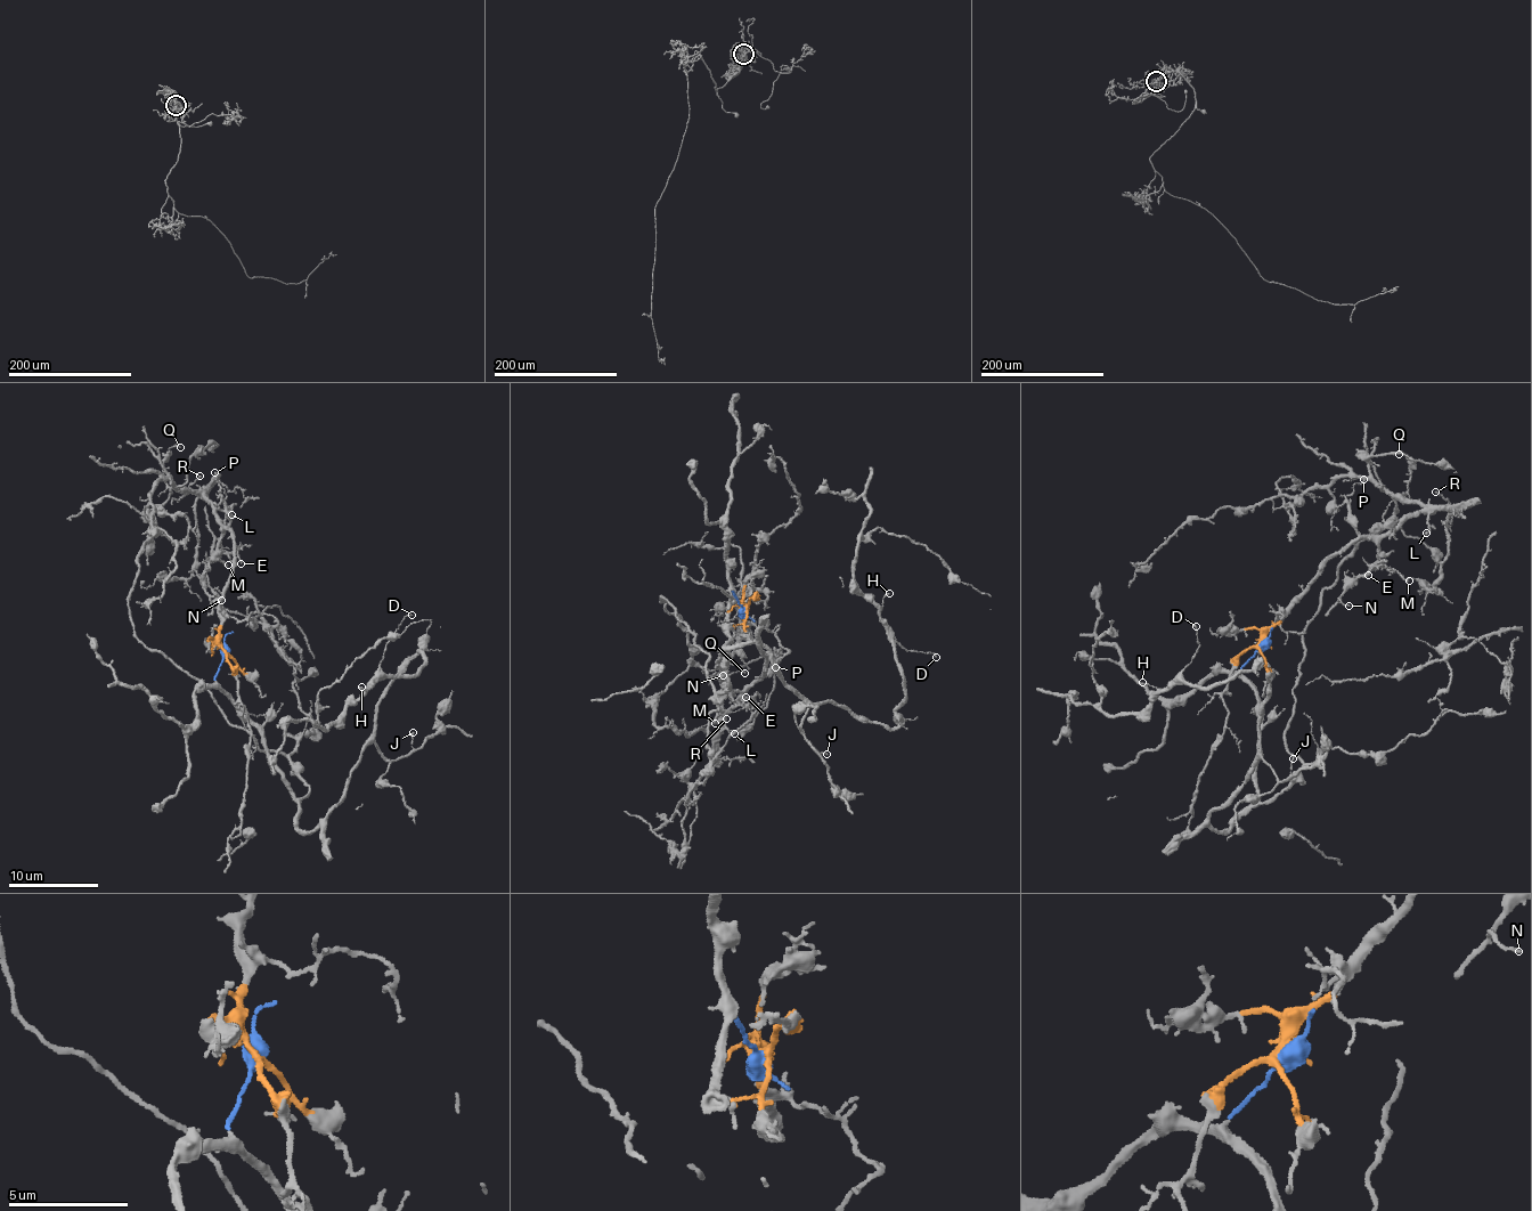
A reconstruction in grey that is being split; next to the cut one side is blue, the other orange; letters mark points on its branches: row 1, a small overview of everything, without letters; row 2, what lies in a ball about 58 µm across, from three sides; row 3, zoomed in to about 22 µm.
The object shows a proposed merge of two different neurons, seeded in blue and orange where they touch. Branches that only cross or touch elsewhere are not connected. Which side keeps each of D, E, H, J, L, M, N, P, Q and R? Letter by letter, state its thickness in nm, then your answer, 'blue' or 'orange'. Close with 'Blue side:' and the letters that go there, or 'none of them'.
D: 110 nm | blue
E: 140 nm | orange
H: 130 nm | blue
J: 130 nm | blue
L: 180 nm | orange
M: 190 nm | orange
N: 130 nm | orange
P: 130 nm | orange
Q: 140 nm | orange
R: 130 nm | orange
Blue side: D, H, J

